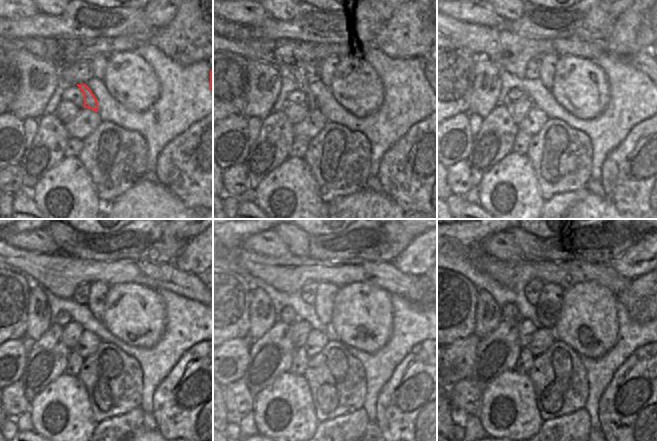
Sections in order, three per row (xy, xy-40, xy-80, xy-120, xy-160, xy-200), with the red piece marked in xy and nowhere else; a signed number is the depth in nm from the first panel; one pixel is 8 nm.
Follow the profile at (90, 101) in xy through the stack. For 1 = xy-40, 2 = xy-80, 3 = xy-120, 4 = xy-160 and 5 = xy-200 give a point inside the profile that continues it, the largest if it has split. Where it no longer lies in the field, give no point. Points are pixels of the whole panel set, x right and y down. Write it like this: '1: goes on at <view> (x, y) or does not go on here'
1: goes on at xy-40 (295, 72)
2: goes on at xy-80 (510, 52)
3: goes on at xy-120 (61, 274)
4: goes on at xy-160 (288, 274)
5: goes on at xy-200 (514, 274)

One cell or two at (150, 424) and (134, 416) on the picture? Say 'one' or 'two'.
two

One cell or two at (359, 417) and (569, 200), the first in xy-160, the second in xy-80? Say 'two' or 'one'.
one

